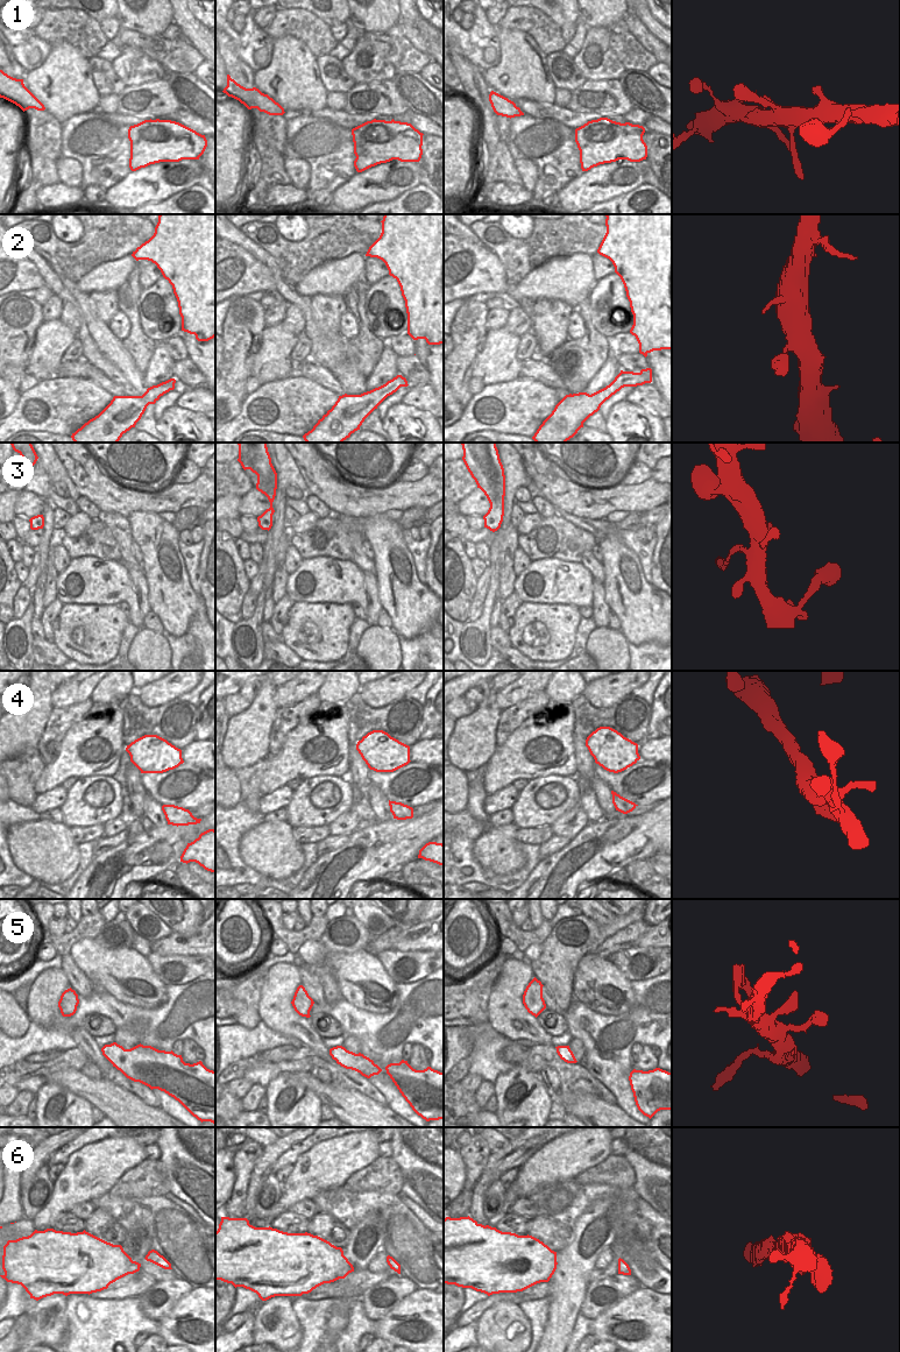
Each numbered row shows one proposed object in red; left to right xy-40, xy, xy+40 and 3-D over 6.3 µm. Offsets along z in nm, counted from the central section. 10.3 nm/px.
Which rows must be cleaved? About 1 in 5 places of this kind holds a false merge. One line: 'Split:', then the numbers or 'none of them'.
Split: none of them

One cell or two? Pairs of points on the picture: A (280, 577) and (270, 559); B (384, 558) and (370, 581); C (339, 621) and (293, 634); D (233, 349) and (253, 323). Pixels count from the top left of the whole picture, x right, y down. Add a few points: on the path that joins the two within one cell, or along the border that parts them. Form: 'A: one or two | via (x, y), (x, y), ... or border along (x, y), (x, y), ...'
A: two | border along (280, 539), (276, 546), (275, 578), (271, 587)
B: two | border along (374, 575), (377, 582), (377, 600), (380, 602)
C: one | via (327, 621), (313, 621), (309, 616), (302, 622)
D: one | via (240, 342), (246, 330)

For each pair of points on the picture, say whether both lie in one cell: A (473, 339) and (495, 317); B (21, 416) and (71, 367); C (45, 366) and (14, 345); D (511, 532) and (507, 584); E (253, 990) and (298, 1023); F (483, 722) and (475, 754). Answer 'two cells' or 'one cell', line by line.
A: two cells
B: two cells
C: two cells
D: one cell
E: two cells
F: one cell

